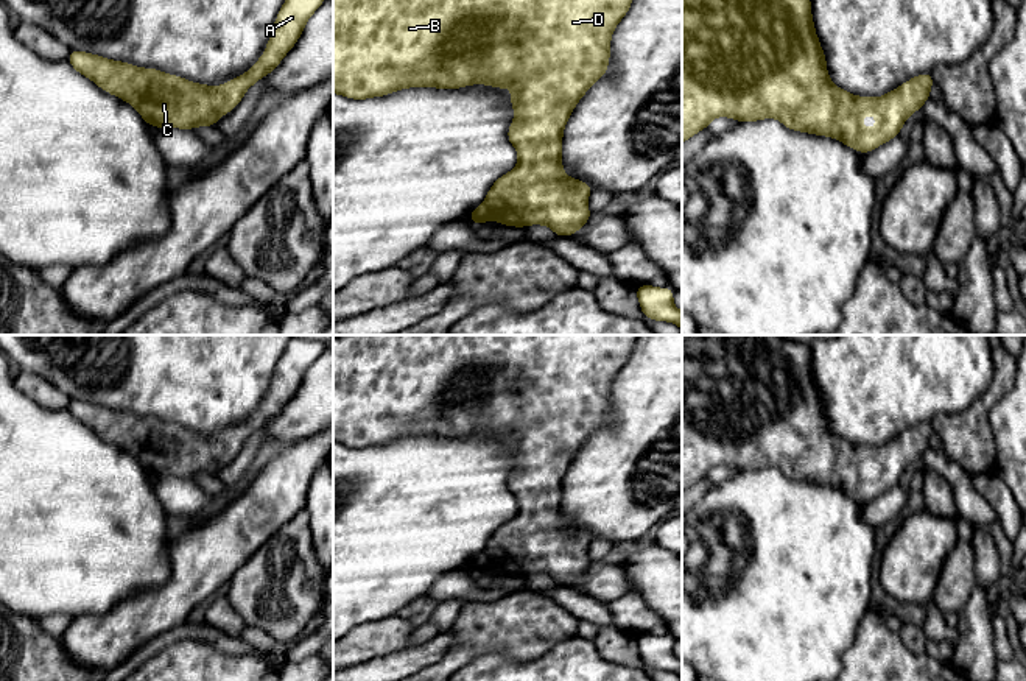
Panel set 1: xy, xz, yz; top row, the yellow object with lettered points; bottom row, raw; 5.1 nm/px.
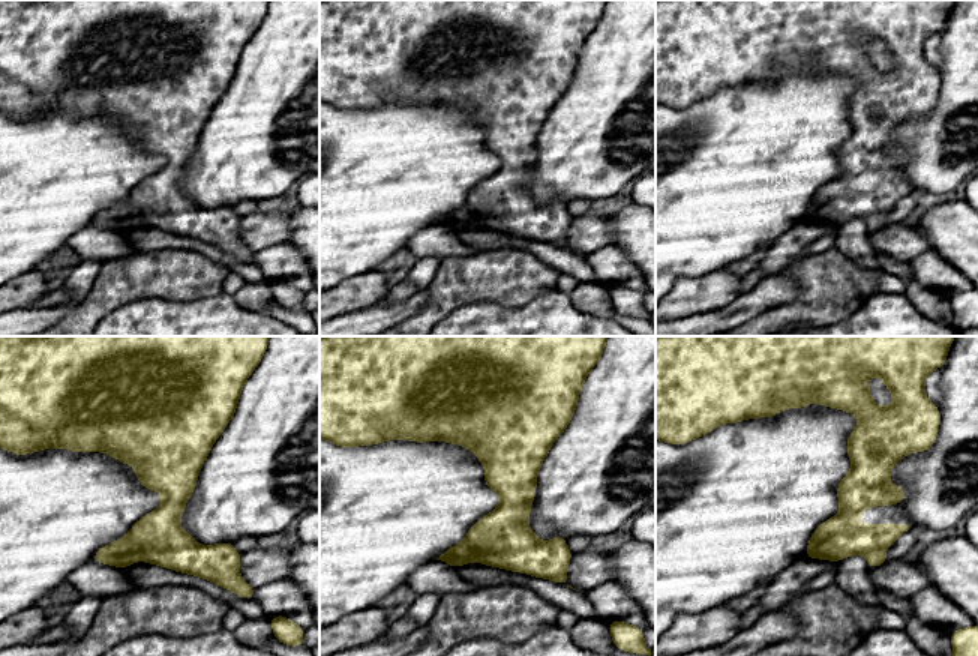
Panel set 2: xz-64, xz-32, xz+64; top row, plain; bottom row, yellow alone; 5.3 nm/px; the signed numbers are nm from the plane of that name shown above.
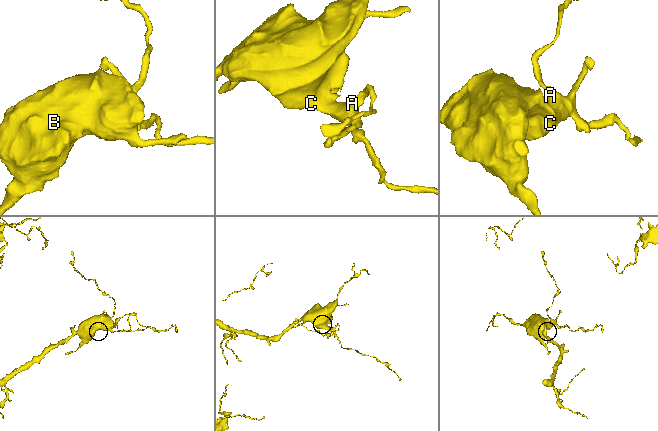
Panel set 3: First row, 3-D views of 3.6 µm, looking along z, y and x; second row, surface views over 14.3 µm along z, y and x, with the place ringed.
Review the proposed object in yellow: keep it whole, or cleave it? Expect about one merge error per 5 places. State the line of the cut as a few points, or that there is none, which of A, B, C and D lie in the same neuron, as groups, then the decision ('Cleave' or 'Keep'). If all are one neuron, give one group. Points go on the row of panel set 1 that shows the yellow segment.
No split. Groups: A B C D. Keep

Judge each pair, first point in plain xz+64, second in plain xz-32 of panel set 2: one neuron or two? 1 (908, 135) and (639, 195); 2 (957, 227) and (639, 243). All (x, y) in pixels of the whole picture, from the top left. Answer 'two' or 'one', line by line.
1: two
2: one

